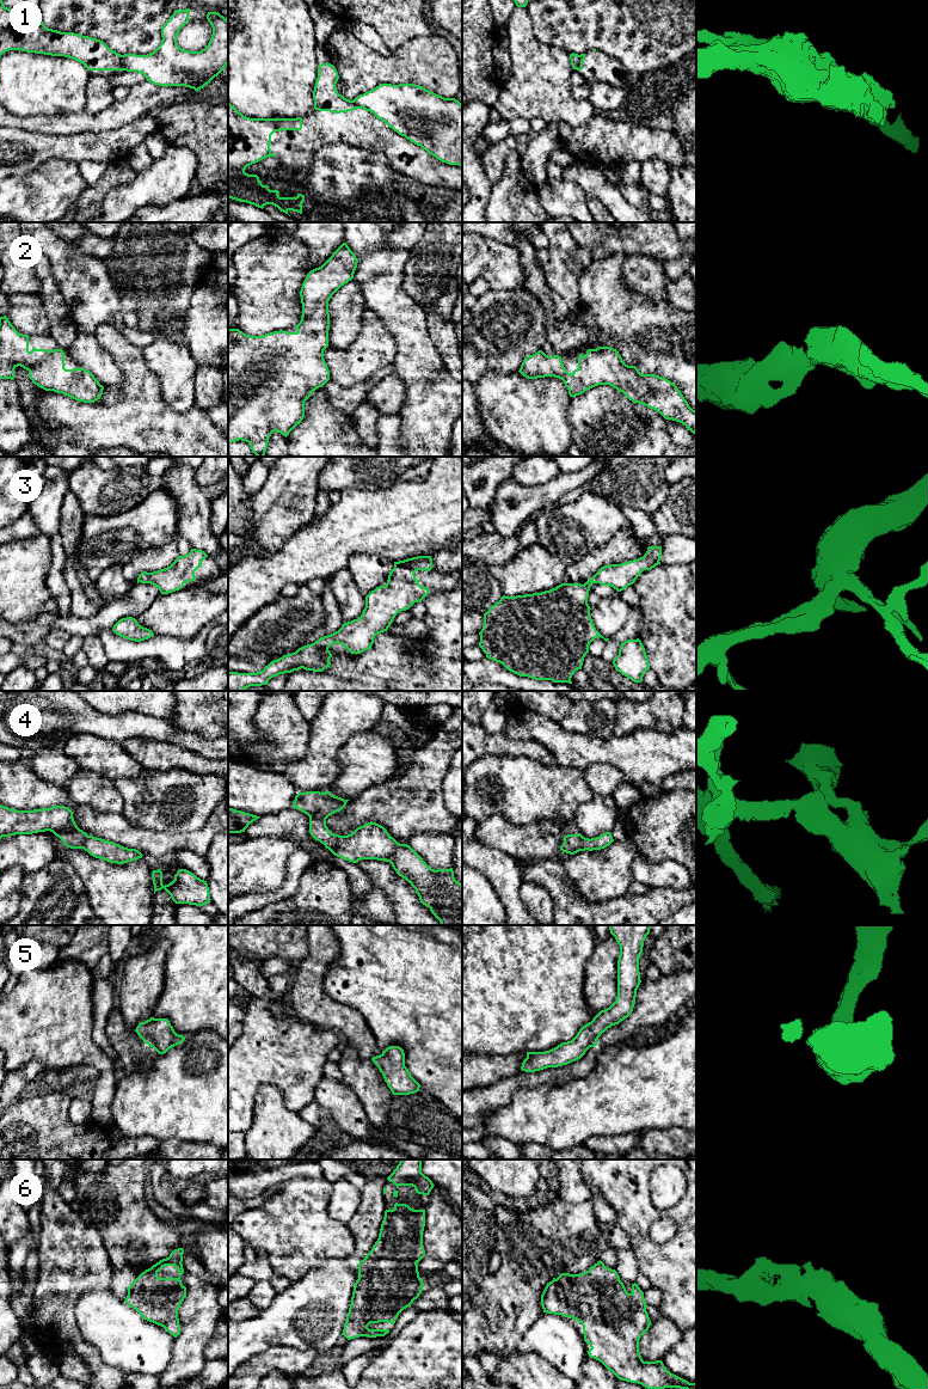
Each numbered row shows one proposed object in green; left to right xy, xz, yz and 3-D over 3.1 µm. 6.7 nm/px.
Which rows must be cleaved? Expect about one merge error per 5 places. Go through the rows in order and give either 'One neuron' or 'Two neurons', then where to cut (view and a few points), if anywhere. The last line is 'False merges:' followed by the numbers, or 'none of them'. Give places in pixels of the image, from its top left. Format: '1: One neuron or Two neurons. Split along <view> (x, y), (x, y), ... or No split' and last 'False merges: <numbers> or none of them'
1: Two neurons. Split along xy (121, 55), (121, 61), (126, 69)
2: One neuron. No split
3: One neuron. No split
4: One neuron. No split
5: One neuron. No split
6: One neuron. No split
False merges: 1

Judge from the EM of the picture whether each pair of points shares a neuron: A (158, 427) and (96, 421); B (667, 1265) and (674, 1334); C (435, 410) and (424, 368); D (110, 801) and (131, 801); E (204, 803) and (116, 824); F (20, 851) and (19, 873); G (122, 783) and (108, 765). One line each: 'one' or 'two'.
A: one
B: two
C: one
D: two
E: two
F: two
G: two

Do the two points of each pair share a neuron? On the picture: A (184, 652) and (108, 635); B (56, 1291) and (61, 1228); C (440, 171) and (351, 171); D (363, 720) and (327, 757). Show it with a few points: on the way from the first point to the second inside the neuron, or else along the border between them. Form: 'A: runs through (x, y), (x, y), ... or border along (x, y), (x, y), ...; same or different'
A: runs through (165, 649), (127, 649); same
B: runs through (61, 1276), (61, 1243); same
C: border along (381, 147), (387, 161), (398, 172); different
D: runs through (352, 722), (329, 746); same

